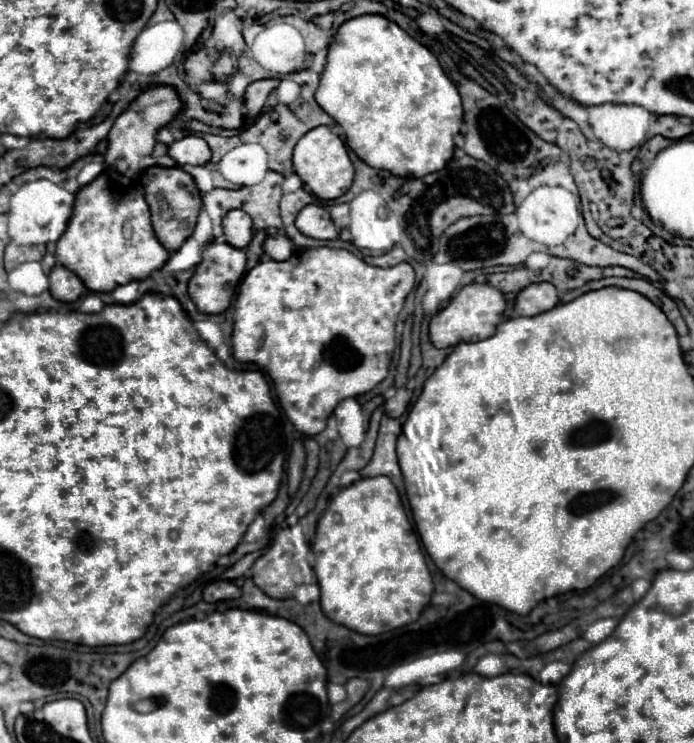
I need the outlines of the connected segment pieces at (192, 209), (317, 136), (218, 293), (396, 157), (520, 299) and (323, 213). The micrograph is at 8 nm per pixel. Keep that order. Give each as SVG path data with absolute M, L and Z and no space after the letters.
M148 167L142 173L142 185L146 191L146 201L150 205L154 233L164 249L174 253L194 231L198 213L202 209L200 191L196 189L193 178L180 167Z
M316 127L308 131L294 147L294 171L300 175L304 185L312 189L312 193L324 201L338 199L344 195L354 177L354 167L348 157L348 149L344 141L330 127Z
M224 241L208 243L204 247L202 261L200 261L200 265L196 265L196 271L188 283L188 293L190 293L192 301L196 303L198 311L208 313L208 315L226 311L232 303L232 297L236 295L236 289L240 285L244 271L246 271L246 253L242 249L236 249Z
M360 15L360 17L354 17L350 21L346 21L334 41L330 43L330 51L328 51L328 63L326 63L326 69L322 71L320 75L320 87L316 91L316 101L318 105L344 129L344 137L346 137L346 145L364 161L368 163L370 167L374 169L384 169L384 171L390 171L392 175L396 177L424 177L428 173L436 173L440 169L444 169L448 165L448 161L452 159L454 155L454 149L456 149L456 143L454 143L454 137L460 133L460 125L462 125L462 117L464 117L464 109L462 109L462 101L460 101L460 95L458 95L458 89L456 85L450 81L450 77L444 73L442 65L438 63L438 59L424 47L420 45L418 41L414 41L404 29L400 29L394 21L382 17L382 15Z
M532 283L518 293L514 309L522 317L534 317L550 311L558 305L558 301L558 291L552 283Z
M306 205L298 217L296 217L296 227L300 233L312 239L336 239L338 231L330 219L330 213L322 205Z

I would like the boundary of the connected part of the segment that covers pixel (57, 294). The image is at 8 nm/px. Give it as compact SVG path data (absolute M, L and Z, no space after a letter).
M56 265L52 273L48 275L48 279L50 279L50 293L58 301L74 303L86 293L84 283L72 271L64 269L62 265Z

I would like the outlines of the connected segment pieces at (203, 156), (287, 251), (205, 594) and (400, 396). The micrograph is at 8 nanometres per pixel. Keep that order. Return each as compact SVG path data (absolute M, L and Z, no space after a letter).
M188 135L180 141L174 141L168 147L168 155L178 163L190 163L190 165L204 165L210 161L210 147L202 137Z
M272 233L264 241L264 253L274 261L286 261L294 251L292 241L284 233Z
M218 579L210 585L206 585L206 589L202 591L202 599L206 603L216 603L216 601L226 601L226 599L236 599L240 597L240 589L224 579Z
M406 387L396 389L396 395L390 397L390 399L384 403L384 411L386 411L386 415L388 415L388 417L400 417L400 415L408 409L410 397L412 397L412 393L410 393Z

